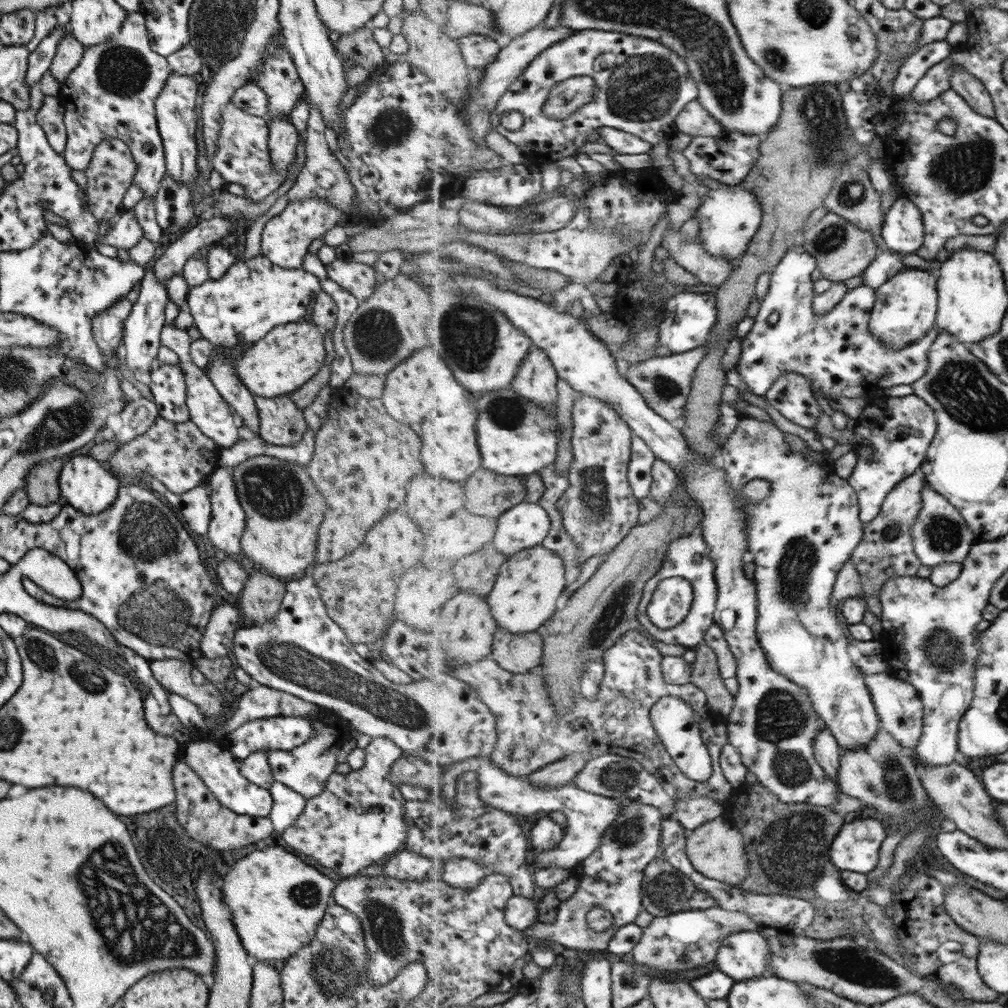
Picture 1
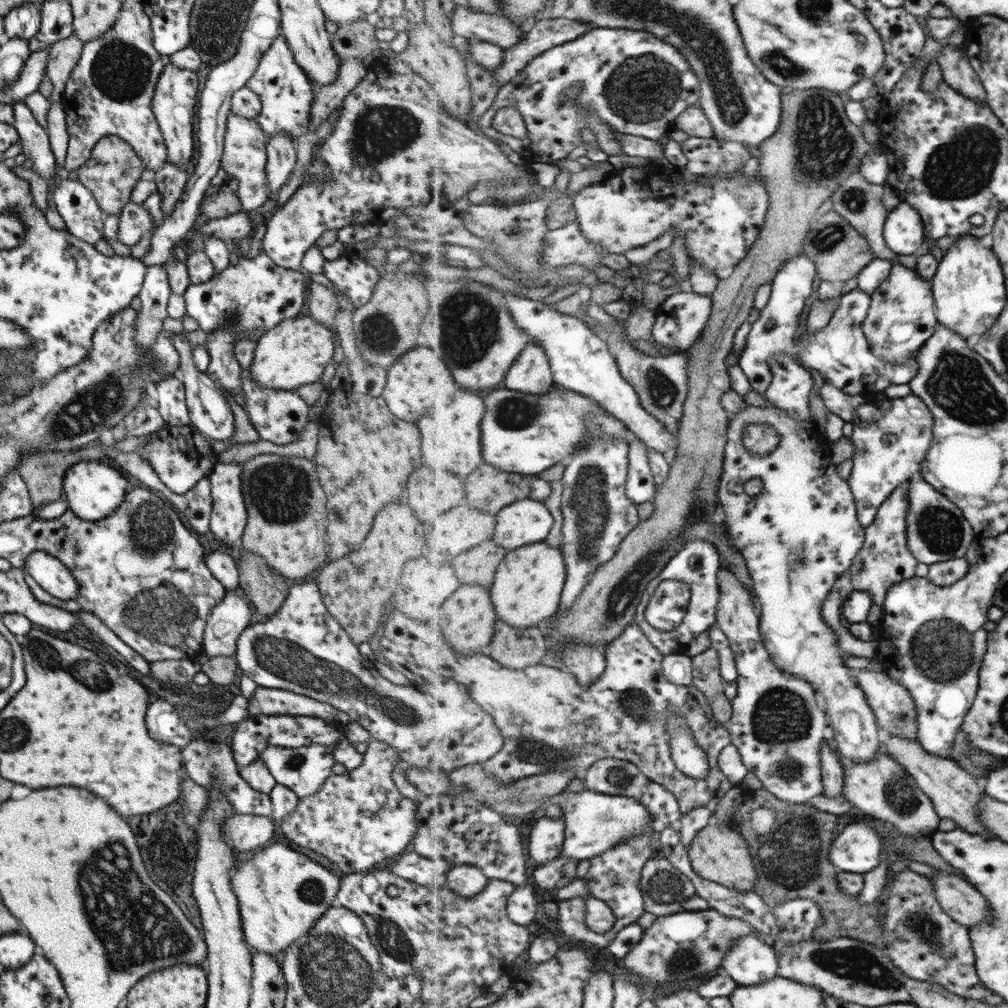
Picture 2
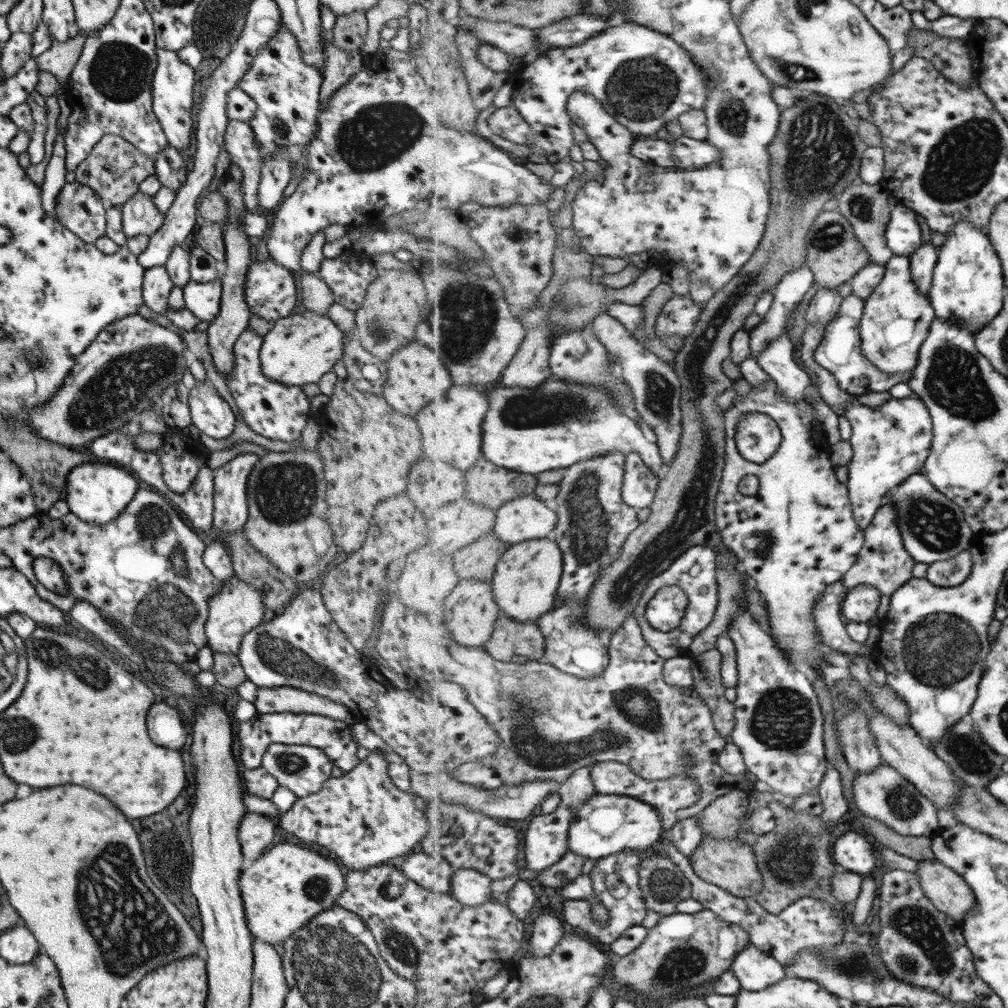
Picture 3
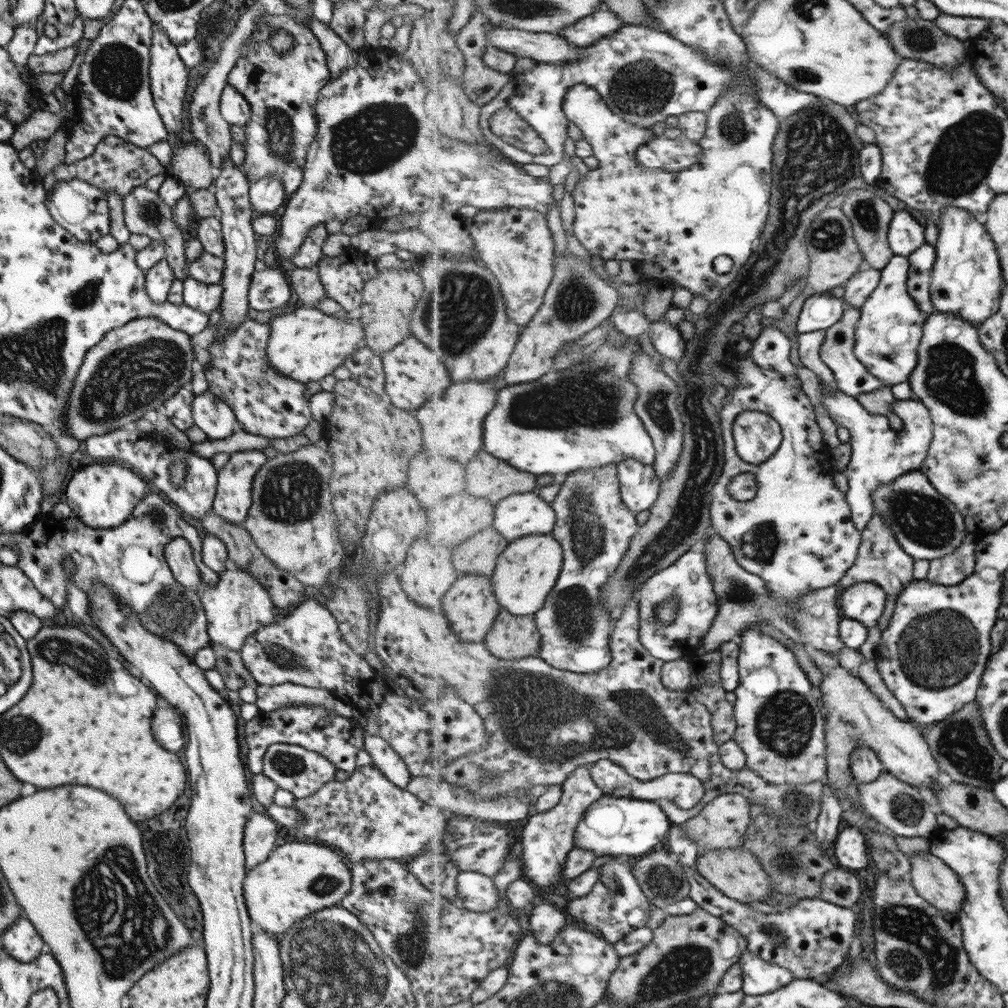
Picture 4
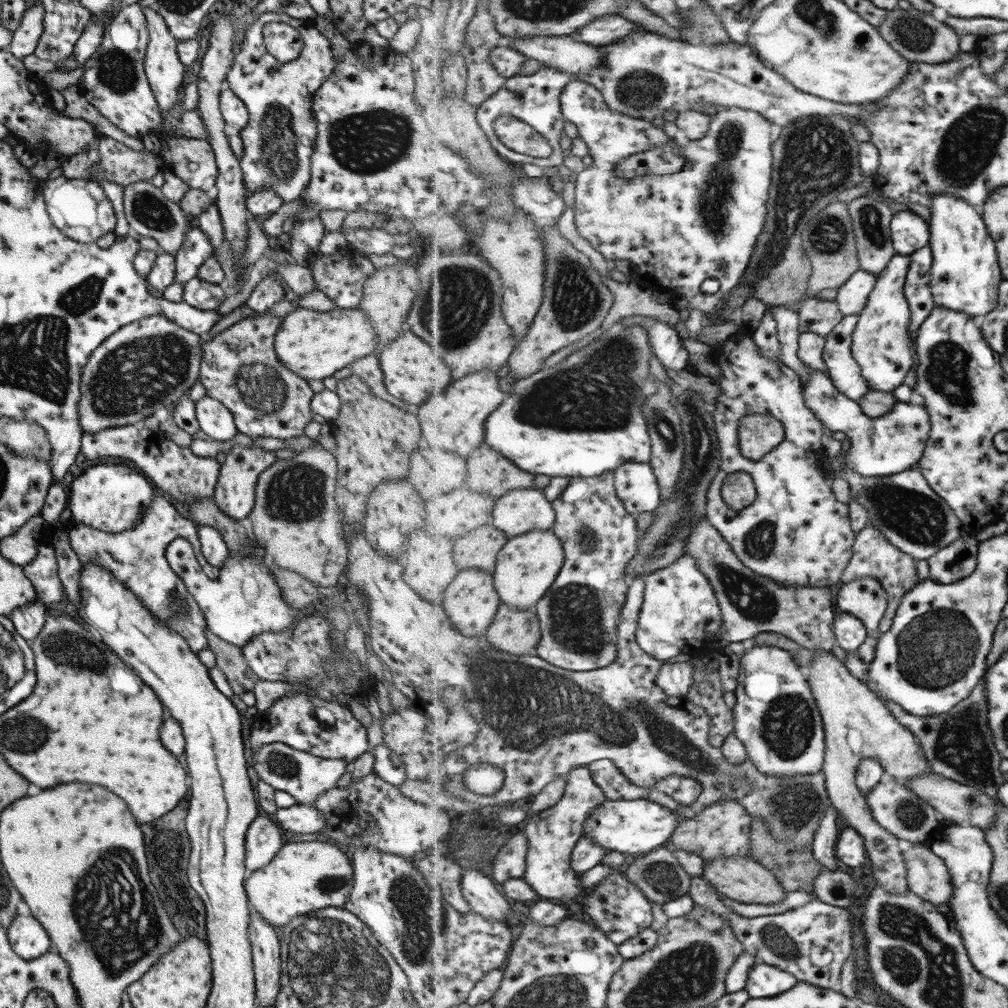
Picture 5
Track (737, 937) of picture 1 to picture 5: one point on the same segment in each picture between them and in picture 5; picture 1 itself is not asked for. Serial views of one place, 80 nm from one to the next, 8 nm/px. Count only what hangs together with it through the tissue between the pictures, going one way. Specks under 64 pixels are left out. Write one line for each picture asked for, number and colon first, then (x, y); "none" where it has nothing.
2: (750, 961)
3: (756, 970)
4: (761, 977)
5: (765, 980)

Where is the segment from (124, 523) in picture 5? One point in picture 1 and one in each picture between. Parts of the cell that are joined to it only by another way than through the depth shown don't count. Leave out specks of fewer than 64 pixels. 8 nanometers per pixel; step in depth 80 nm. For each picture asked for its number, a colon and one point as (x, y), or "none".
1: (88, 488)
2: (91, 490)
3: (96, 493)
4: (102, 496)

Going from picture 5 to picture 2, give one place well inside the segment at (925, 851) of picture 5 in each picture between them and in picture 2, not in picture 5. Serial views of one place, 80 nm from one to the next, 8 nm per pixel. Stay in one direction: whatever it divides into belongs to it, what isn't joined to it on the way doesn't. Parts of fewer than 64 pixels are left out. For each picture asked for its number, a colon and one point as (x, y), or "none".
2: (960, 899)
3: (951, 894)
4: (940, 885)

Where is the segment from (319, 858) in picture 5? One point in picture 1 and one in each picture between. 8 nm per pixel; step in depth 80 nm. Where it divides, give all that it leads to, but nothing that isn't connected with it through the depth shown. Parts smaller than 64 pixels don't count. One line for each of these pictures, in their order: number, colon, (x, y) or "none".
1: (276, 901)
2: (280, 893)
3: (288, 885)
4: (298, 878)

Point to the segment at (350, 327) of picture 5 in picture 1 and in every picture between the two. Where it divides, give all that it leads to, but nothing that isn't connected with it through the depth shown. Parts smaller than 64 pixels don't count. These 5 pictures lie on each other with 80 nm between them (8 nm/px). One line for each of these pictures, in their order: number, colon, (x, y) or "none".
1: (290, 354)
2: (294, 352)
3: (298, 349)
4: (305, 345)

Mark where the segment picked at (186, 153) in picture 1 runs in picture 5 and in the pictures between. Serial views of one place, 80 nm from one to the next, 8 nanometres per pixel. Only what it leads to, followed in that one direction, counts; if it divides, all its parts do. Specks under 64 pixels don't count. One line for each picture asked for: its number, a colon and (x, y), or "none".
2: (173, 105)
3: (172, 81)
4: (167, 75)
5: (163, 71)

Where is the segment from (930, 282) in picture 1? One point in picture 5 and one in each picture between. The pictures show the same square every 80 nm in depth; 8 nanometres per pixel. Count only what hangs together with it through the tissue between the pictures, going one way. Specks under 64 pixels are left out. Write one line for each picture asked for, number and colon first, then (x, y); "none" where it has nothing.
2: (902, 317)
3: (898, 317)
4: (890, 332)
5: (883, 345)

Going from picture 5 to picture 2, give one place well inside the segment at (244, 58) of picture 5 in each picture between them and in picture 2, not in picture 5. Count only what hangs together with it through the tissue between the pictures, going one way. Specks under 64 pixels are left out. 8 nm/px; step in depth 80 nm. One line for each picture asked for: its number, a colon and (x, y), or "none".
2: (285, 92)
3: (285, 90)
4: (281, 88)

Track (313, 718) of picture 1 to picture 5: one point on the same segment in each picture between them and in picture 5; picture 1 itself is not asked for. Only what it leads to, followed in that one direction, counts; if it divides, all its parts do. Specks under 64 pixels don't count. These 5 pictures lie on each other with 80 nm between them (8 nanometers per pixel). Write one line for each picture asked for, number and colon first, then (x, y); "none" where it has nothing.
2: (302, 770)
3: (301, 769)
4: (300, 771)
5: (304, 776)

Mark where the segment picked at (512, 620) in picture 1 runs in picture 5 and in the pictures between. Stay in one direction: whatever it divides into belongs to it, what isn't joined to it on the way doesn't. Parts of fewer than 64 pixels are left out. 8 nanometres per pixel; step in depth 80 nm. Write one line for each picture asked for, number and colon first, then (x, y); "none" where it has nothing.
2: (528, 586)
3: (526, 585)
4: (529, 568)
5: (529, 564)

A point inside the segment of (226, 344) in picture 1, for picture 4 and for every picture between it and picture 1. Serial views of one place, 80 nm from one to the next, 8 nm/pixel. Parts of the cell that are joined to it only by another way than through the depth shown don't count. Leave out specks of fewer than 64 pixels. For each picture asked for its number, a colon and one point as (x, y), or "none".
2: (251, 293)
3: (269, 289)
4: (268, 289)

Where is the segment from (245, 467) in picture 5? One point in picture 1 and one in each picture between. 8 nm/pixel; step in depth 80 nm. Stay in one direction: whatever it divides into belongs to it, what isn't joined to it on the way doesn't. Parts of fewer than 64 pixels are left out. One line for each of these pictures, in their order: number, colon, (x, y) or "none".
1: (226, 523)
2: (227, 519)
3: (229, 508)
4: (232, 499)

